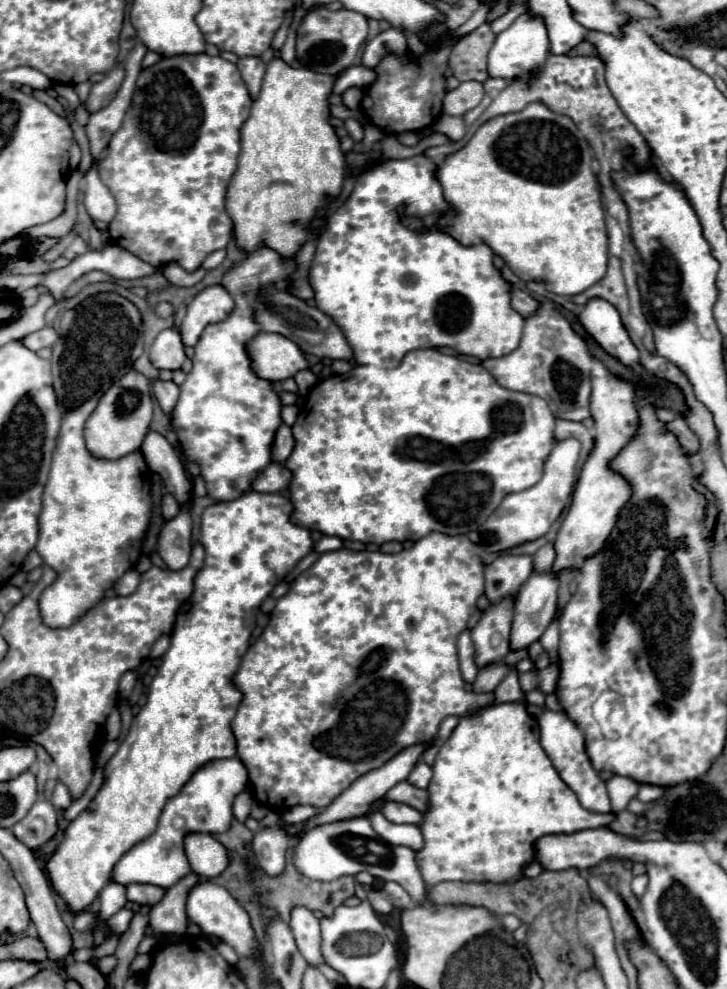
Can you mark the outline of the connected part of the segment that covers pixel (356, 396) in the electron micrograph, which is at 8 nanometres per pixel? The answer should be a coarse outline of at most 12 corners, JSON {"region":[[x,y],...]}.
{"region":[[413,350],[313,386],[291,522],[469,534],[539,482],[555,416]]}

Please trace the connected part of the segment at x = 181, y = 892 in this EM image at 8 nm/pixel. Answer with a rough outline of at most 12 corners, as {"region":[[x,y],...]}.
{"region":[[189,874],[151,908],[151,928],[185,936],[187,892],[197,884]]}

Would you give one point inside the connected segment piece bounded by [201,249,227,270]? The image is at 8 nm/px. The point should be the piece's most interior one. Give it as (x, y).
(214, 259)

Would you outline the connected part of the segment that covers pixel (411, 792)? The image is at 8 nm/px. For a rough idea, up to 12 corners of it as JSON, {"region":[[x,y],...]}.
{"region":[[409,782],[393,786],[385,800],[403,802],[419,812],[427,808],[427,790]]}

